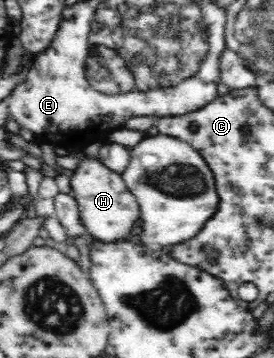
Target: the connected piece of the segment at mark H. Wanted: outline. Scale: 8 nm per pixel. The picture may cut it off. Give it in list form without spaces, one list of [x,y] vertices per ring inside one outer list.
[[[81,157],[70,177],[70,184],[78,202],[80,221],[86,232],[106,243],[124,241],[131,237],[133,227],[142,219],[136,196],[127,188],[122,175],[107,169],[99,159]]]

